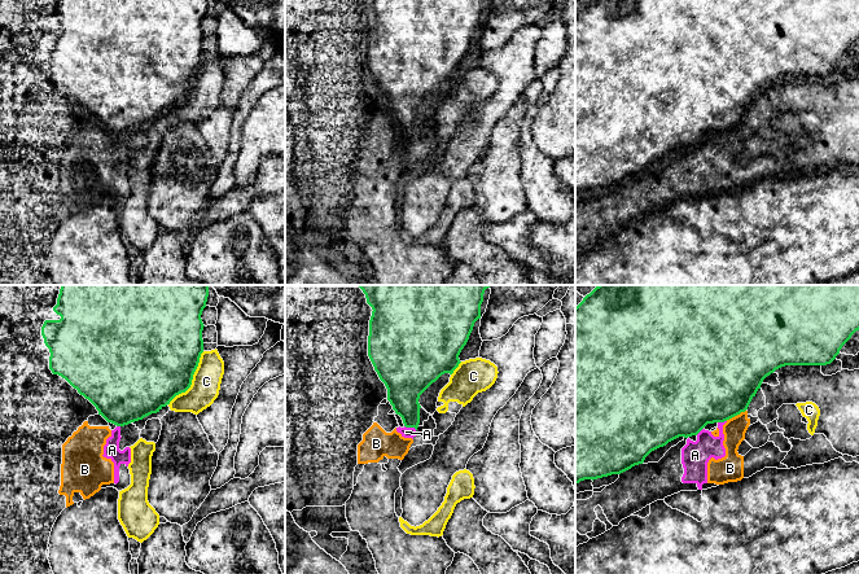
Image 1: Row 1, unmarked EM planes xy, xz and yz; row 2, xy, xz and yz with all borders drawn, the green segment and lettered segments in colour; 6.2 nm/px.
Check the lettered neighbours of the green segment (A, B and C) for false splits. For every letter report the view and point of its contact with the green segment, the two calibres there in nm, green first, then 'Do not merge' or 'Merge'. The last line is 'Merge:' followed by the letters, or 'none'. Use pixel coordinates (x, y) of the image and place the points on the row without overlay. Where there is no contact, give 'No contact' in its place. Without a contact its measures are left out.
A: Touches green at xz (411, 136). Thickness 220 nm (green) against 60 nm. Do not merge
B: Touches green at yz (735, 125). Thickness 500 nm (green) against 140 nm. Do not merge
C: Touches green at xy (192, 88). Thickness 480 nm (green) against 180 nm. Do not merge
Merge: none

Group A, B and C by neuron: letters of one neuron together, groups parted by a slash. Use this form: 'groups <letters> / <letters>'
groups A B / C

